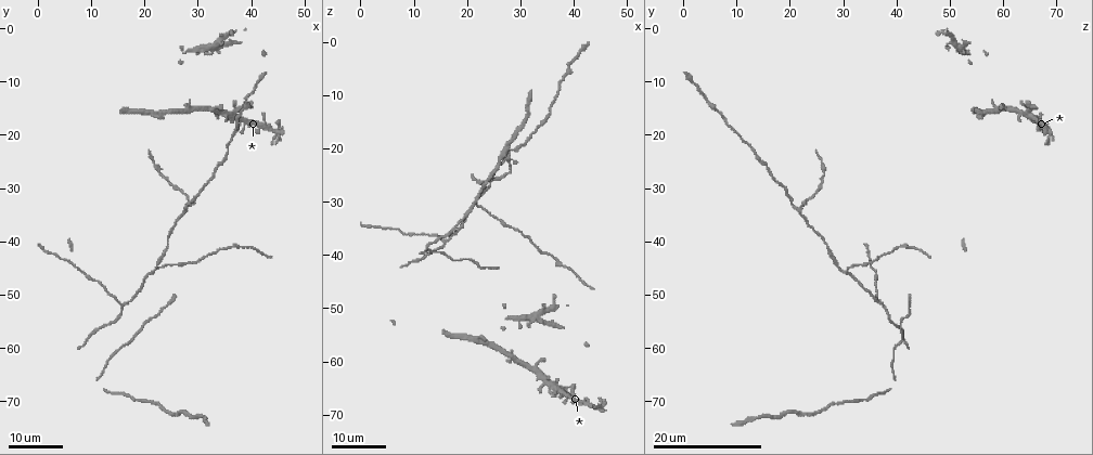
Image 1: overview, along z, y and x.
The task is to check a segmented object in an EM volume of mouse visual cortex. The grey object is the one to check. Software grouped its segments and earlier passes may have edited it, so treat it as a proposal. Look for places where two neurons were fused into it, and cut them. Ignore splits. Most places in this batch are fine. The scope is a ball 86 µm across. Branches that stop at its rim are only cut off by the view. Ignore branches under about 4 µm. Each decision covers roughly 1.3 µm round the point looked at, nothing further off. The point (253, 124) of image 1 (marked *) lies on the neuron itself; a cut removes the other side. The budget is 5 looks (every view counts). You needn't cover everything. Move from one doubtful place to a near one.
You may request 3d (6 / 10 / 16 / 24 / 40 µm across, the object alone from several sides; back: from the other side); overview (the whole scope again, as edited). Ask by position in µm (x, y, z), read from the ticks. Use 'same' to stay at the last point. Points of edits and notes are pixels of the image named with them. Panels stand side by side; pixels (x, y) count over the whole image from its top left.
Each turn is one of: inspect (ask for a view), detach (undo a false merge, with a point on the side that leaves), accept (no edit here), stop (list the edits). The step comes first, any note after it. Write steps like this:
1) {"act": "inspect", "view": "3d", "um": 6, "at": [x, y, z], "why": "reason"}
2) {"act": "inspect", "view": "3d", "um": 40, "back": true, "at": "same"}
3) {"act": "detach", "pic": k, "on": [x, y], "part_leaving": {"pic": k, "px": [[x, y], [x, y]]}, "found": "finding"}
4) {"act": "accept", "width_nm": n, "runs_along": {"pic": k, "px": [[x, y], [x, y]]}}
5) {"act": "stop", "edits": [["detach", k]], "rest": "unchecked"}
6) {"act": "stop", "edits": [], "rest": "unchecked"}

{"act": "inspect", "view": "3d", "um": 16, "at": [27.5, 34.0, 21.5], "why": "side arm on a straight run"}

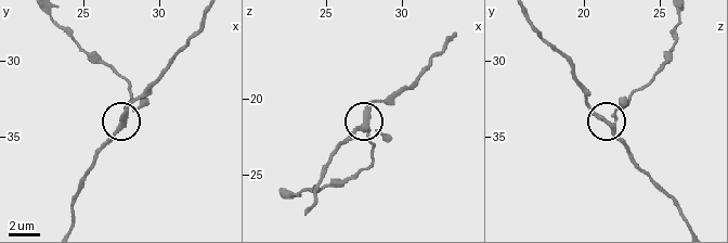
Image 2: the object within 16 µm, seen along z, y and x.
{"act": "inspect", "view": "3d", "um": 6, "at": [27.4, 34.2, 21.6]}

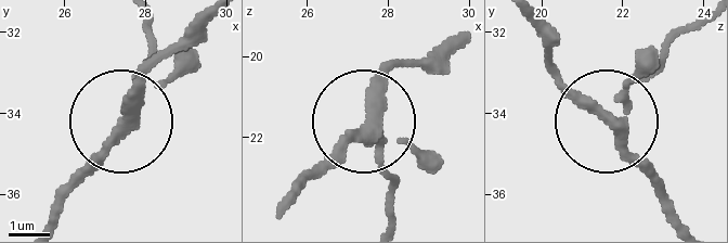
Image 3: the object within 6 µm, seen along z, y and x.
{"act": "detach", "pic": 3, "on": [391, 177], "width_nm": 260, "part_leaving": {"pic": 3, "px": [[384, 141], [391, 220]]}, "found": "two neurons meet here"}

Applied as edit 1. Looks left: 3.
{"act": "inspect", "view": "overview", "why": "see it whole again"}

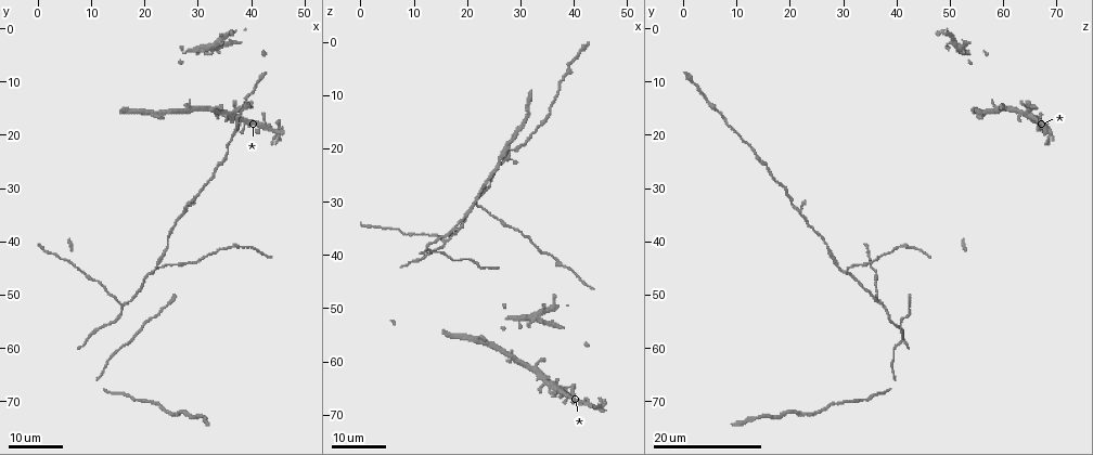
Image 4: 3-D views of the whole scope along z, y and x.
{"act": "inspect", "view": "3d", "um": 16, "at": [15.5, 52.0, 37.5], "why": "arms part here"}

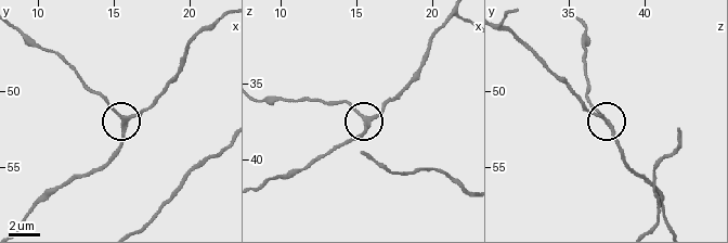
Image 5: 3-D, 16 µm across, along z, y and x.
{"act": "inspect", "view": "3d", "um": 6, "at": [15.8, 52.0, 37.6]}

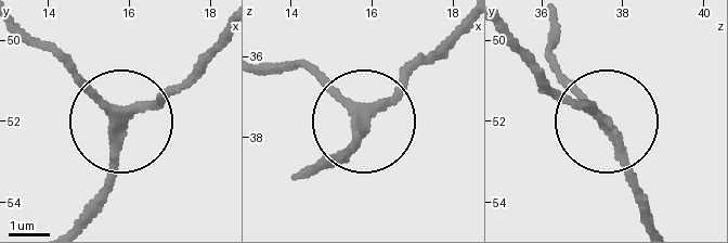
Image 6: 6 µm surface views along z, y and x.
{"act": "accept", "side_arm_um": 14, "arms": 3, "found": "one neuron here"}

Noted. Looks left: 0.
{"act": "stop", "edits": [["detach", 3]], "rest": "unchecked"}

